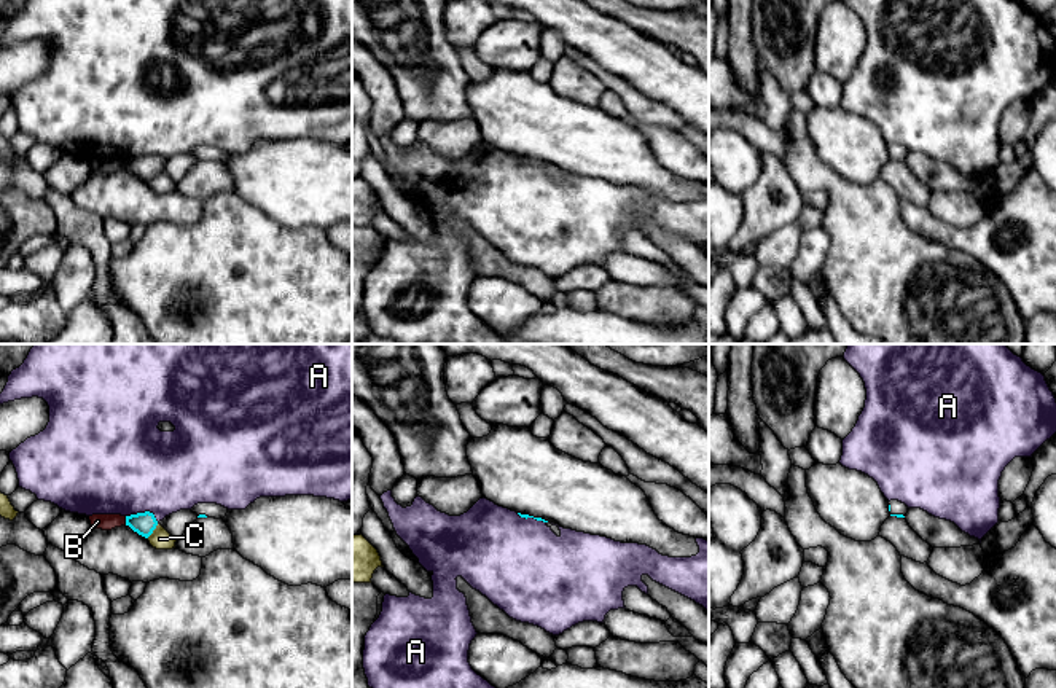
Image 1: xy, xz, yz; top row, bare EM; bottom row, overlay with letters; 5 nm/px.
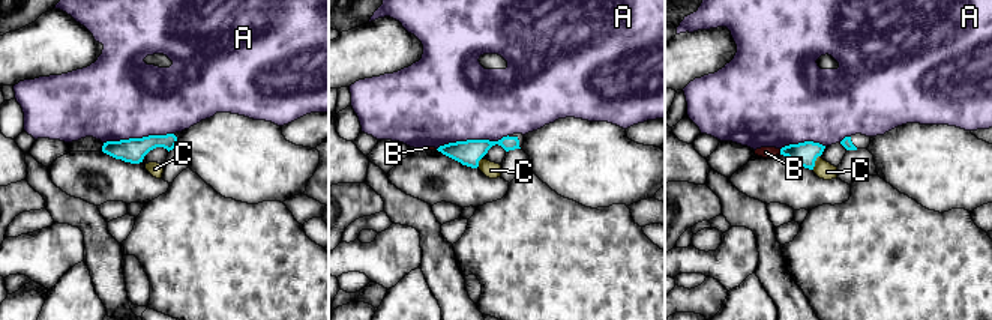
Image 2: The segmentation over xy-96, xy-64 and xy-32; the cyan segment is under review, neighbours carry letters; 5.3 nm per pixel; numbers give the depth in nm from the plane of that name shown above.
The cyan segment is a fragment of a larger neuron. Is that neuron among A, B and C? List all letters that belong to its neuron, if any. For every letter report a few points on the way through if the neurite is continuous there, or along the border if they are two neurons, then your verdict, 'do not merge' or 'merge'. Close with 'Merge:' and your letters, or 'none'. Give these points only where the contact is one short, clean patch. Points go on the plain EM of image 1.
A: border xy (126, 160), (150, 155), (158, 164); do not merge
B: border xy (125, 160), (126, 168); do not merge
C: border xy (158, 168), (147, 180); do not merge
Merge: none

